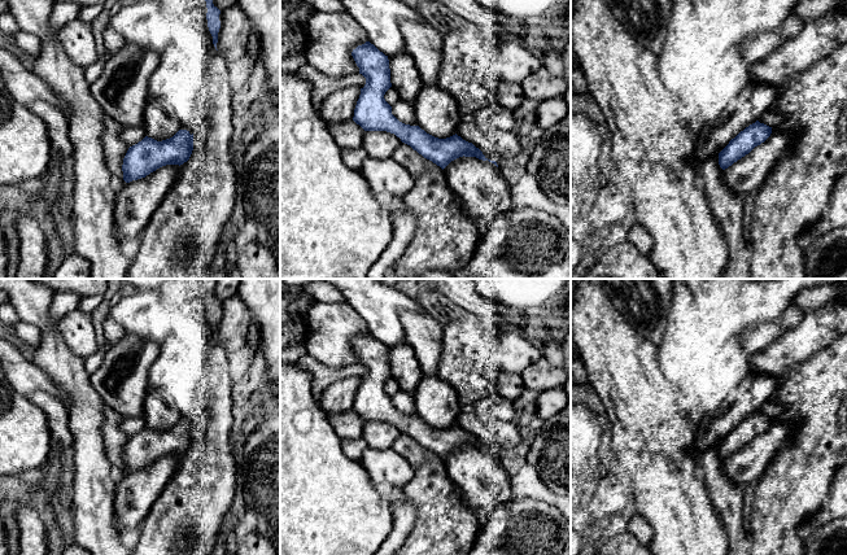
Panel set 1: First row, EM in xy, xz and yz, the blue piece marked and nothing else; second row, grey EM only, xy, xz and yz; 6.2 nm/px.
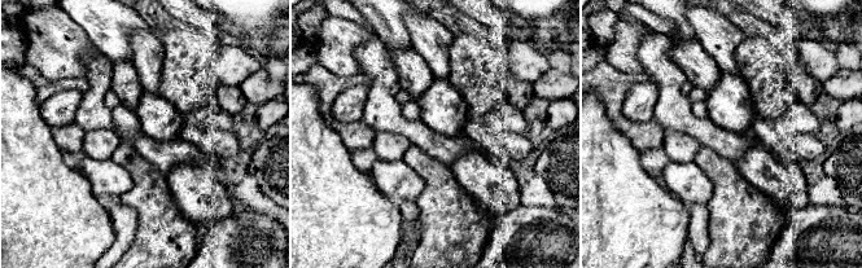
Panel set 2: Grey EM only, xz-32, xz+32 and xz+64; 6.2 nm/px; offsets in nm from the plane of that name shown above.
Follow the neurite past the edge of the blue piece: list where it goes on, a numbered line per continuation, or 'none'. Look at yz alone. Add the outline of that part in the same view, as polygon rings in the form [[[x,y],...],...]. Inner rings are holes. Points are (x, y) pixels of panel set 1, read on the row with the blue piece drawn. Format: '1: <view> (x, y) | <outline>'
none

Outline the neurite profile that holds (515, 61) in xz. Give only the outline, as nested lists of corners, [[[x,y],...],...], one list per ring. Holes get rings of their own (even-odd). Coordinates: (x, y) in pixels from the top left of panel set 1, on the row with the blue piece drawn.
[[[502,41],[495,60],[498,78],[520,84],[528,75],[541,67],[537,58],[525,43]]]

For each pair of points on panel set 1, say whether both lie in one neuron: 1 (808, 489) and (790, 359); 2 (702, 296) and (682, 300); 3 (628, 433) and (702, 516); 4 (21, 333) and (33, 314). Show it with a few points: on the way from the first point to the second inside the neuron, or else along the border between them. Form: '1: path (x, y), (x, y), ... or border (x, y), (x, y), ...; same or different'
1: border (816, 353), (781, 380); different
2: border (689, 292), (695, 306); different
3: path (649, 454), (662, 467), (663, 477), (681, 495); same
4: border (20, 319), (31, 323), (42, 333); different

